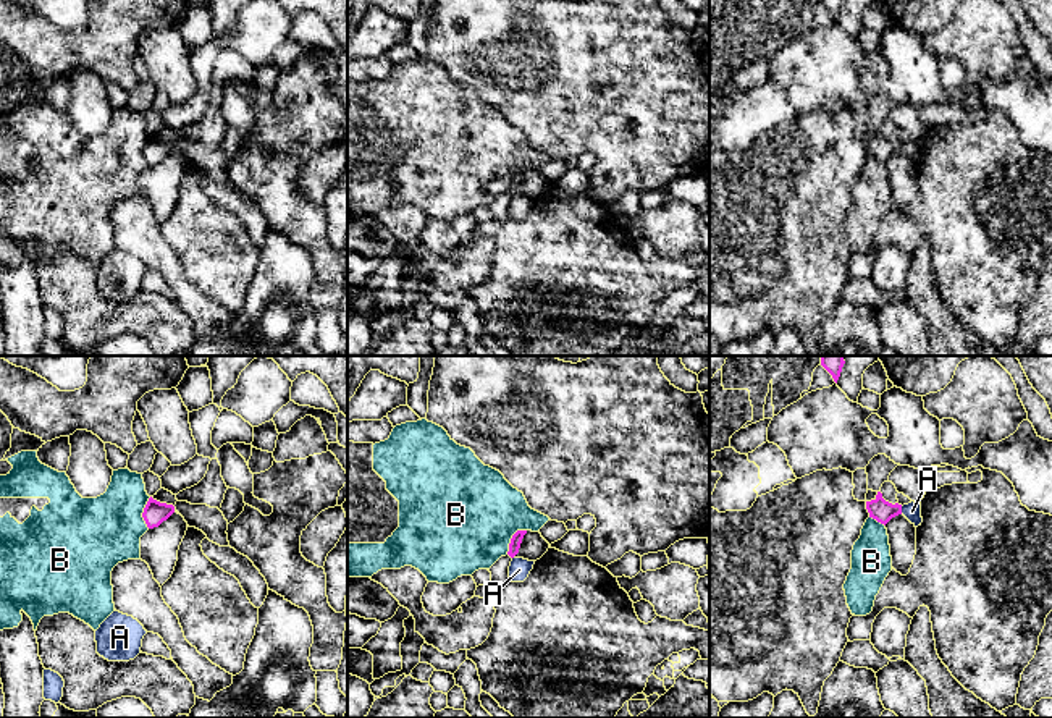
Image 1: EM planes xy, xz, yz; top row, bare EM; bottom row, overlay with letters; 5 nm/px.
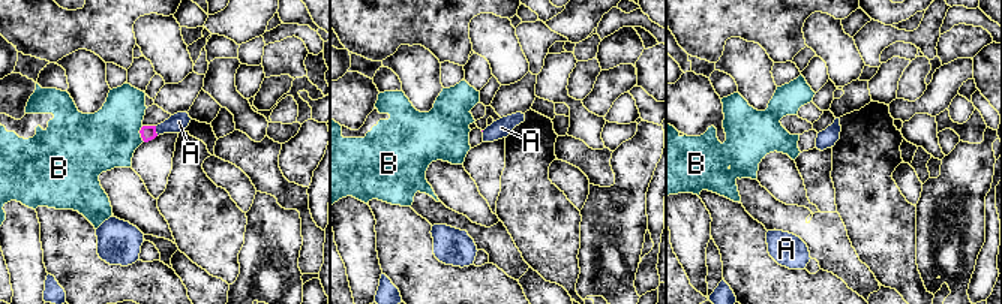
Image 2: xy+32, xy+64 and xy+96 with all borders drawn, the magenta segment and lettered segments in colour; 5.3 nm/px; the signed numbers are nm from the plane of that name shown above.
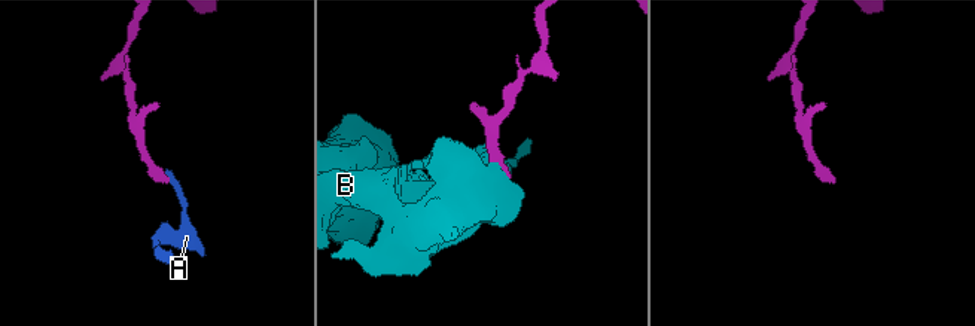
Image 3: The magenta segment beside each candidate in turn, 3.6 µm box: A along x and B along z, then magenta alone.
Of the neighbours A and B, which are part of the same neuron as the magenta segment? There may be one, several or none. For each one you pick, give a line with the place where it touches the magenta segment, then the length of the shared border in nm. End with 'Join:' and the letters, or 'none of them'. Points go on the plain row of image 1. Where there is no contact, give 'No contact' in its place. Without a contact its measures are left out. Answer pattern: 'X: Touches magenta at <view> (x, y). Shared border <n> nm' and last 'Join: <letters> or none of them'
Join: none of them

